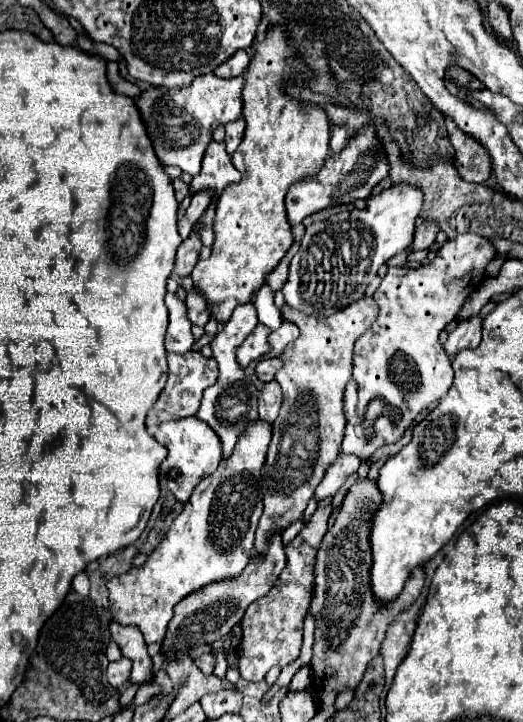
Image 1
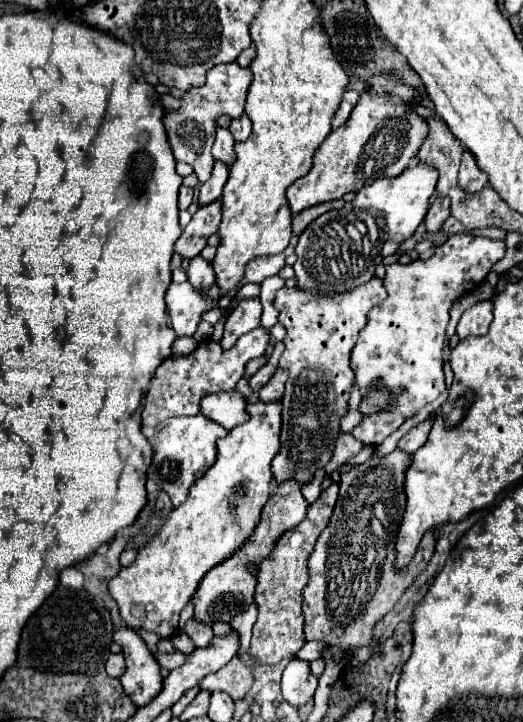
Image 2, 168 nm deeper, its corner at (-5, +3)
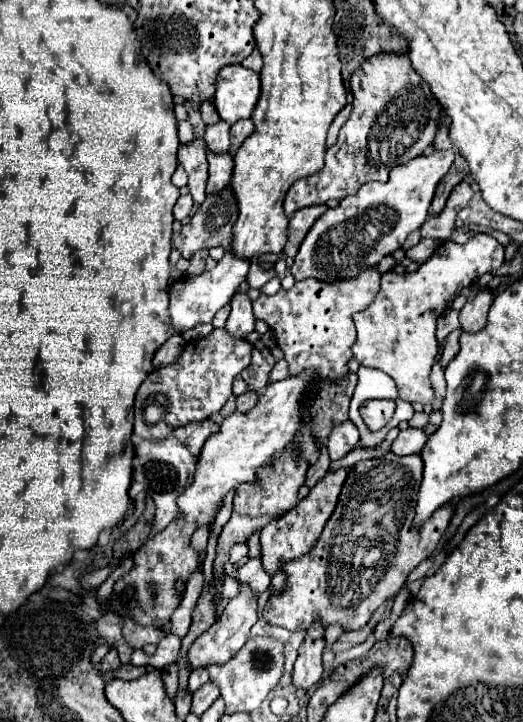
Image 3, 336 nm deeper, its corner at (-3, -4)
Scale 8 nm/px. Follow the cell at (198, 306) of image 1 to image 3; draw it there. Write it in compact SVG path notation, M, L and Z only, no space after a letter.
M205 248L205 252L195 252L193 256L191 256L191 264L189 264L189 270L187 270L187 274L189 276L197 276L197 274L201 274L201 272L205 272L205 260L207 260L207 256L209 256L209 250Z

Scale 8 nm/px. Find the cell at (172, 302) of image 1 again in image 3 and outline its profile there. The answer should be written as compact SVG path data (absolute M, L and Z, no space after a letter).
M227 252L213 270L207 270L199 276L181 276L177 282L173 282L173 286L169 288L169 300L171 300L169 312L175 332L181 334L201 322L211 322L215 312L221 310L225 304L229 304L239 284L245 280L247 272L249 272L249 260L237 260L233 252Z

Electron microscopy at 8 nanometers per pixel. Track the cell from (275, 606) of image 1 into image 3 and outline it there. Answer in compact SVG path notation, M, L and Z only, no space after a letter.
M339 468L339 470L329 470L309 492L307 498L303 498L297 508L291 508L289 512L285 512L281 518L269 522L263 530L261 530L261 560L263 560L263 568L267 574L273 576L271 582L271 594L279 594L281 588L285 586L285 572L283 568L277 570L279 562L283 560L287 564L287 560L293 560L305 552L311 550L311 546L317 542L323 526L327 524L327 520L331 518L335 504L339 500L339 492L343 488L345 478L349 476L353 468Z

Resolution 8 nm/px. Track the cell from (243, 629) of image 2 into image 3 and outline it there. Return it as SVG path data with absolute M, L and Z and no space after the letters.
M249 558L243 566L229 568L227 574L237 578L239 582L247 584L257 594L263 594L269 588L269 584L271 584L271 576L261 568L261 560L259 558Z

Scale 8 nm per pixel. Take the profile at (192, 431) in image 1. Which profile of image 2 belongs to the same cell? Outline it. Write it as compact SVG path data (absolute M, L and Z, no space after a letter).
M193 415L193 417L173 417L171 421L163 421L161 429L155 429L155 455L149 467L149 477L157 483L163 483L161 489L169 493L171 503L177 507L187 499L189 487L203 477L203 473L215 463L217 459L217 439L225 437L227 431L217 425L215 421Z

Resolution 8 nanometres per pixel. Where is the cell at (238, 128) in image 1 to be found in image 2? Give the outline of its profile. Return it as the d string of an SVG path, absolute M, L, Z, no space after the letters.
M241 115L239 119L233 119L229 125L229 131L233 133L235 141L243 141L251 135L251 121L247 115Z

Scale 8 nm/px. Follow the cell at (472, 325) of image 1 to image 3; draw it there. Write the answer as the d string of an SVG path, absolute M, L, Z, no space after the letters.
M491 288L477 292L473 298L465 302L465 306L459 312L461 330L465 332L479 332L487 322L487 312L491 308L491 302L495 300L495 294Z

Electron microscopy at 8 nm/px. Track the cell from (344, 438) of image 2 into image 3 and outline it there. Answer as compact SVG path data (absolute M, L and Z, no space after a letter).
M351 420L333 428L333 432L327 438L327 450L329 450L331 460L343 458L349 450L353 450L357 446L357 440L359 440L359 432Z

